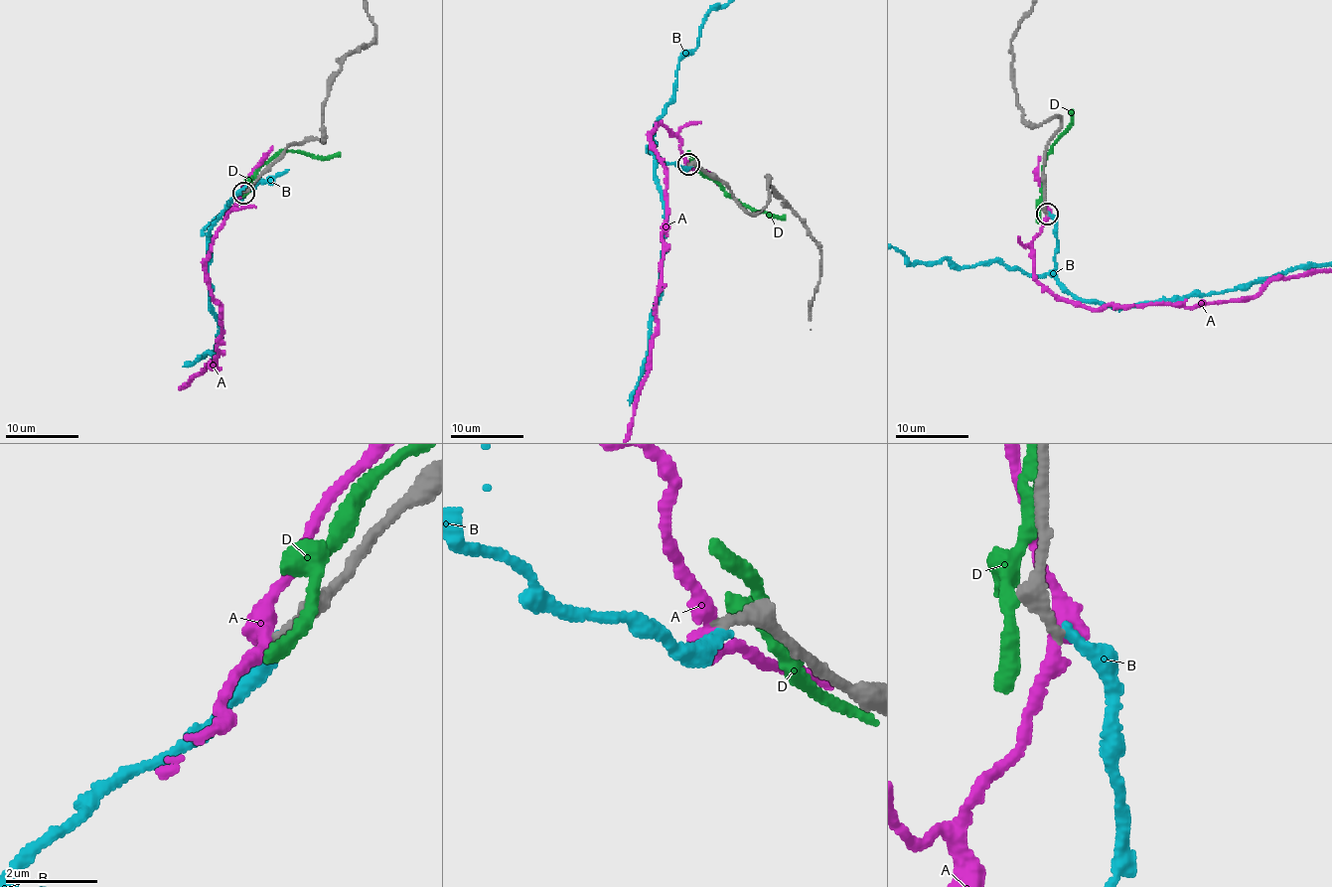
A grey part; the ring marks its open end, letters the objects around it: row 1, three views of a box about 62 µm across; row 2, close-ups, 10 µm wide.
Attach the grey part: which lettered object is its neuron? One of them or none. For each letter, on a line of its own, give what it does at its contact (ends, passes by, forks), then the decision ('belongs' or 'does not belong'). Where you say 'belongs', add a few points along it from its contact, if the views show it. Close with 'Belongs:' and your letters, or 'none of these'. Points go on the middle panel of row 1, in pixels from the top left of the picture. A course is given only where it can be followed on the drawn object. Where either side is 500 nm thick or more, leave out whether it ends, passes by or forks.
A: it passes by | does not belong
B: it ends | does not belong
D: it forks | does not belong
Belongs: none of these

